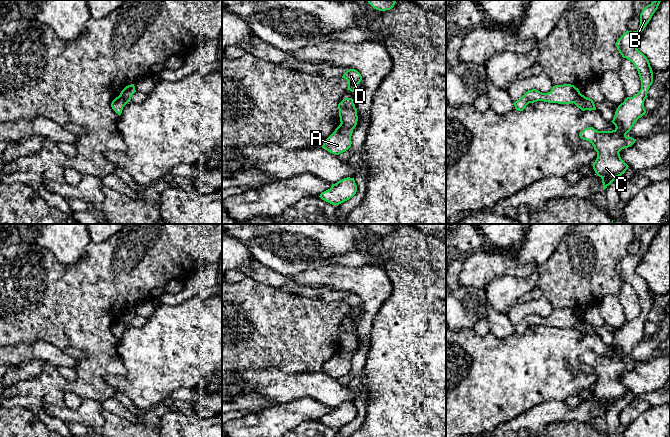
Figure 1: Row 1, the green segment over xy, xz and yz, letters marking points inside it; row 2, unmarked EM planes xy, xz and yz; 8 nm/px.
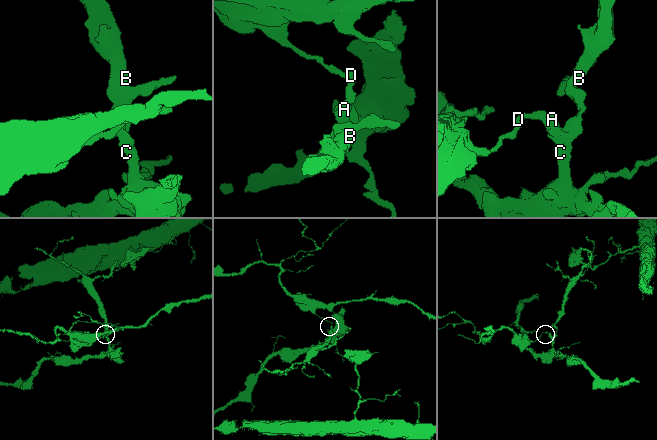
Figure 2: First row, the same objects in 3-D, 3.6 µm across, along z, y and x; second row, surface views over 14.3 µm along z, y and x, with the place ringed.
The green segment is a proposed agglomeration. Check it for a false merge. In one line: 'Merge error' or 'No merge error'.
Merge error

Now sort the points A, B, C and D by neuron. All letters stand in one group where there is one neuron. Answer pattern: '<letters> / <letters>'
A B C / D

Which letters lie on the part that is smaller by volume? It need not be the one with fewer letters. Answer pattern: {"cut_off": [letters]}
{"cut_off": ["A", "B", "C"]}

